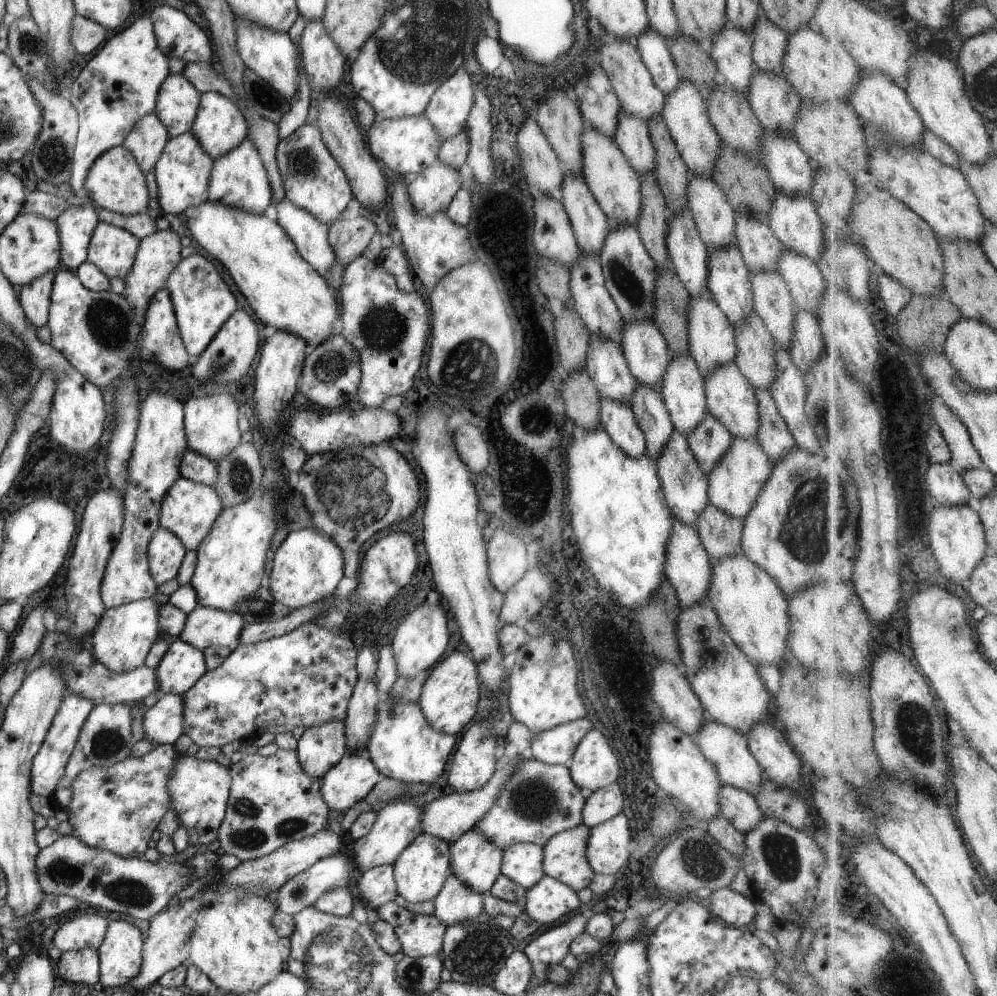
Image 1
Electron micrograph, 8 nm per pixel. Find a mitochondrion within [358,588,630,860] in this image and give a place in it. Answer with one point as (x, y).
(534, 800)

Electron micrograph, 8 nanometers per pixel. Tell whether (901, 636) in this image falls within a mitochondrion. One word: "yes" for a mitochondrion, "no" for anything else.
no

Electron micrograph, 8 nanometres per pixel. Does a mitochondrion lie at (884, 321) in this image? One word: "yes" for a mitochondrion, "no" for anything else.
no

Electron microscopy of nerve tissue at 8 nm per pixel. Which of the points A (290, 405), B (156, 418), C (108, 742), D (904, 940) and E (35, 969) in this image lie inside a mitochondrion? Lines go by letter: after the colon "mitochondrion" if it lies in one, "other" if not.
A: other
B: other
C: mitochondrion
D: other
E: other

